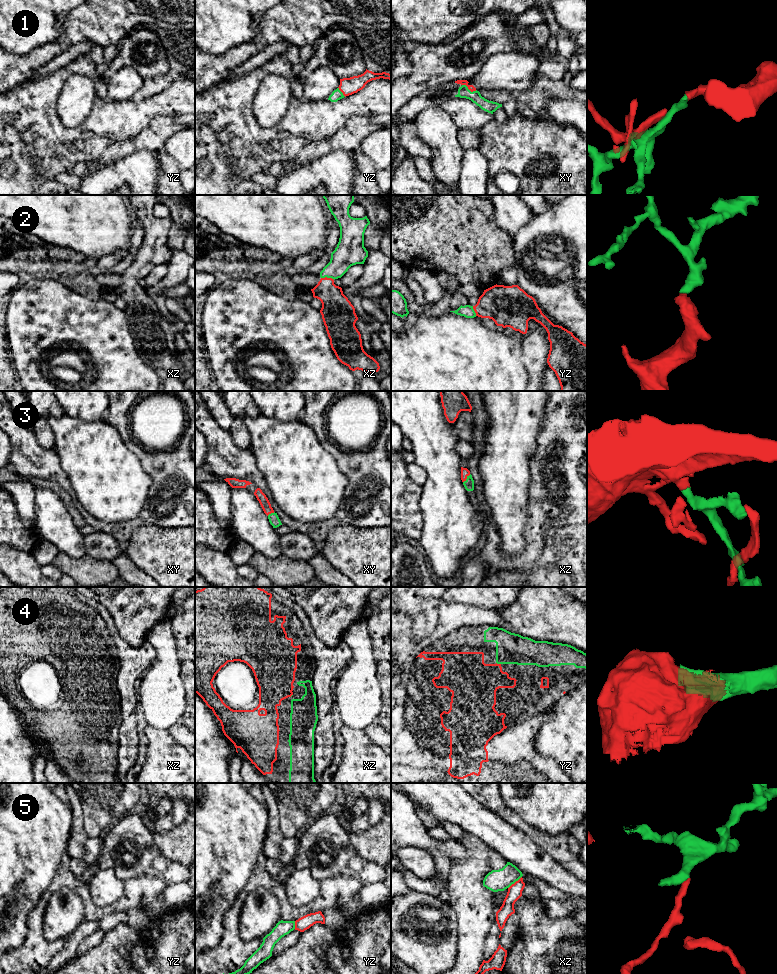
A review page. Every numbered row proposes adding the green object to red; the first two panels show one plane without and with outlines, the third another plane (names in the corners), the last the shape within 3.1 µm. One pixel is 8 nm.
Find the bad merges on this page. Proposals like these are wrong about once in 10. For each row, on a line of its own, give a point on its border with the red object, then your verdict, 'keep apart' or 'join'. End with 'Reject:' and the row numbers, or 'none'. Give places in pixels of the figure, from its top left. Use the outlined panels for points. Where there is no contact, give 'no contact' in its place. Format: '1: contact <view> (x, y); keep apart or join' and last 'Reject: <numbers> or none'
1: contact xy (469, 89); join
2: contact xz (328, 278); join
3: contact xz (466, 478); join
4: contact yz (498, 664); join
5: contact xz (515, 882); keep apart
Reject: 5

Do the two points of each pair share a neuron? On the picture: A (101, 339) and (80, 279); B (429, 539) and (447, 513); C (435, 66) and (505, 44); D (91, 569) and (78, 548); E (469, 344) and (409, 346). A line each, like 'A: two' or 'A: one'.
A: two
B: one
C: one
D: two
E: one

